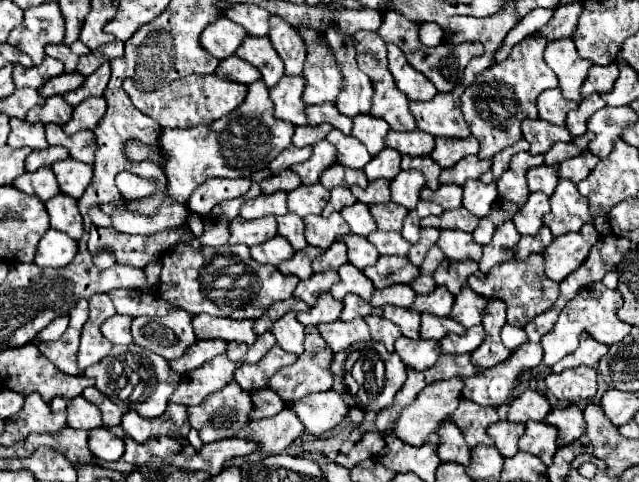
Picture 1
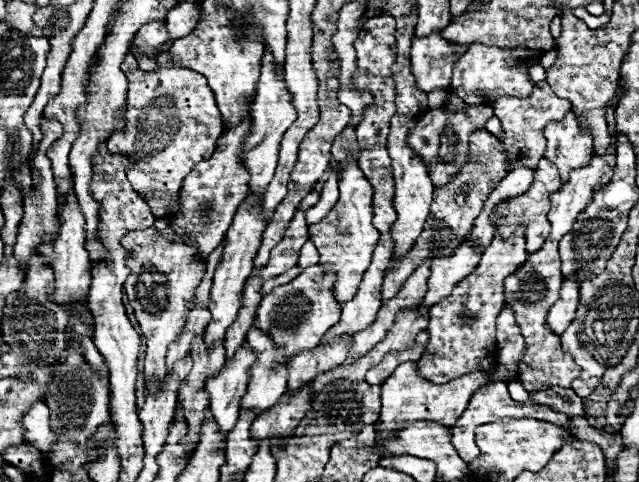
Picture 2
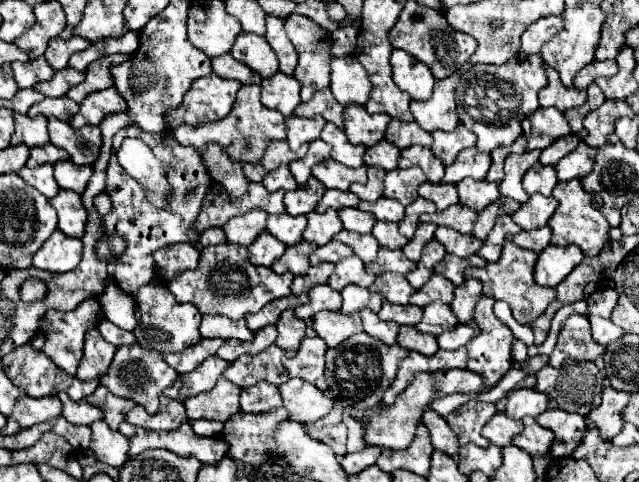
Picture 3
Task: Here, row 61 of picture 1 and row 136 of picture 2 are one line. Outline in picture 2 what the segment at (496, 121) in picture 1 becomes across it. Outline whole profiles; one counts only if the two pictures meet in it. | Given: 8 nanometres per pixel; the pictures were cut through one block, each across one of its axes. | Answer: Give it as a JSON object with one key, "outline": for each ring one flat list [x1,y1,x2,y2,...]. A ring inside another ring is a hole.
{"outline":[[538,82,533,88,532,96,526,96,526,98,498,96,498,100,492,100,490,106,504,128,504,138,500,140,504,144,510,144,510,146,504,146,508,154,508,170,514,170,518,166,536,168,538,160,544,156,544,150,546,150,546,138,542,134,544,126,548,122,564,120,564,116,570,112,570,102,564,98,558,98,547,82]]}

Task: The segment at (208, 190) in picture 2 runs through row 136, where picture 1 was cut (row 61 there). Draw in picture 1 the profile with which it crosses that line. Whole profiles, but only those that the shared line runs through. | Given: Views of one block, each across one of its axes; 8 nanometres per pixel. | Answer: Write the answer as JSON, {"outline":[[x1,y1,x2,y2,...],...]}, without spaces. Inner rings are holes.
{"outline":[[230,56,226,60,220,60,220,64,216,68,216,76,228,78,232,82,240,82,246,86,260,80,260,72,256,72,256,68,252,68,252,64,240,60,238,56]]}

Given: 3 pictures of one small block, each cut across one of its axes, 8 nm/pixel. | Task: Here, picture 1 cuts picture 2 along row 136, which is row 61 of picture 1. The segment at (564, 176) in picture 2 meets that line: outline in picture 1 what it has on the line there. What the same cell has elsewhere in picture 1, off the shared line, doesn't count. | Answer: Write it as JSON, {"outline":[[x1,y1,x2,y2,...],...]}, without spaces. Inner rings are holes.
{"outline":[[572,36,550,42,544,50,544,60,558,76,562,96,568,100,580,102,582,100,580,86,582,86,592,62,580,58]]}

